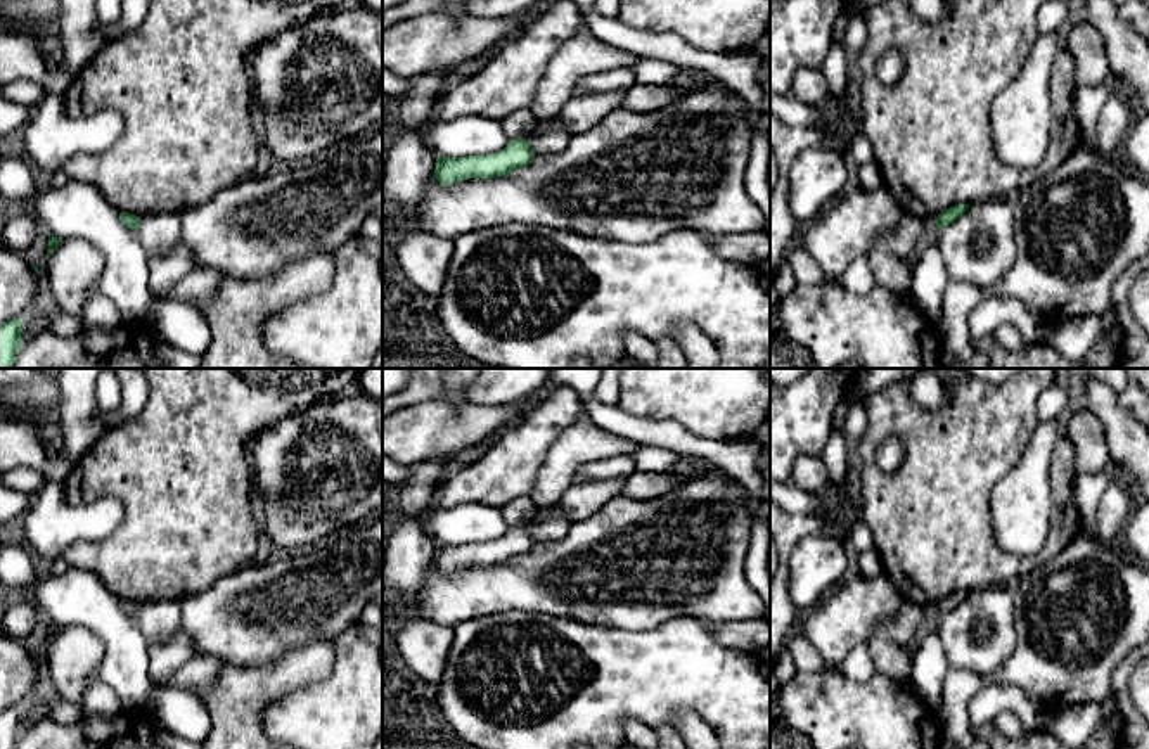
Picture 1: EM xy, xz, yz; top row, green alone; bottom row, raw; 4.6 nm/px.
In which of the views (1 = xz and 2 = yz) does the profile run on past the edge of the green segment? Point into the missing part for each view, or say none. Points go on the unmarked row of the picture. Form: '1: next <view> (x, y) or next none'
1: next none
2: next none

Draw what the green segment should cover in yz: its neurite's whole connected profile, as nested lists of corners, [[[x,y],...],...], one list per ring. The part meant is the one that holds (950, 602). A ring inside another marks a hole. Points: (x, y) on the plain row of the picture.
[[[955,592],[955,593],[945,597],[941,602],[934,604],[938,618],[941,619],[945,614],[953,611],[957,605],[960,605],[967,599],[967,595],[969,595],[969,592]]]

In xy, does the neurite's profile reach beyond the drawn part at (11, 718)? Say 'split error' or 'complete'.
complete

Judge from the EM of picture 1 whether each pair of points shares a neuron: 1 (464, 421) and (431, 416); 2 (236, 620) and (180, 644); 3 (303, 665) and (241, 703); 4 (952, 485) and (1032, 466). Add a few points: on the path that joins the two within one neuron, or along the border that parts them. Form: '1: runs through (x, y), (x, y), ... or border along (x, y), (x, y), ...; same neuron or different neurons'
1: runs through (455, 421), (440, 421); same neuron
2: border along (179, 633), (191, 642), (196, 652); different neurons
3: runs through (288, 673), (256, 689); same neuron
4: border along (1028, 438), (1018, 460), (994, 486), (990, 511); different neurons

